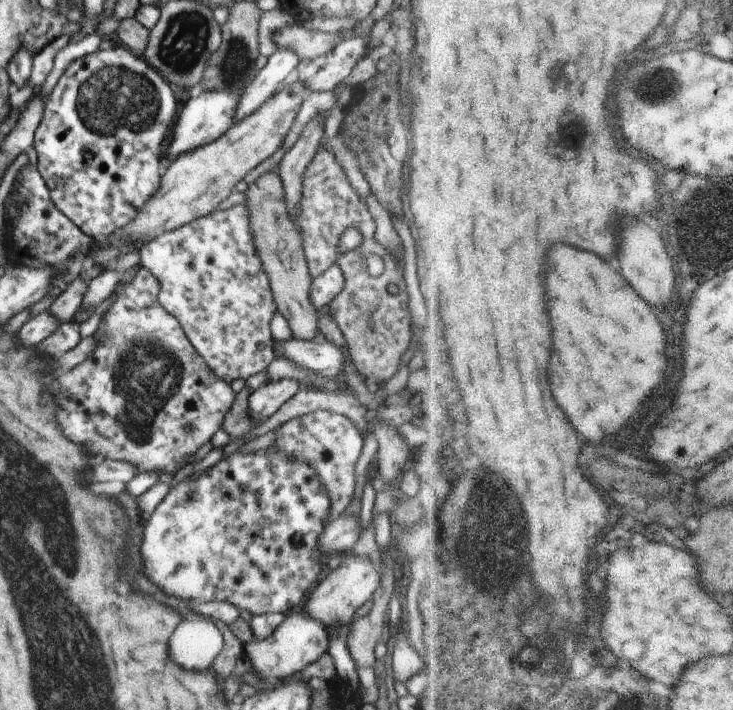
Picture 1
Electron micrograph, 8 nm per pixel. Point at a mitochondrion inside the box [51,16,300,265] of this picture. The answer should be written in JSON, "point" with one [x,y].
{"point":[113,97]}

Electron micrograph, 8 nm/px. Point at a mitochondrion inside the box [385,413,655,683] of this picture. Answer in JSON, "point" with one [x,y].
{"point":[490,558]}

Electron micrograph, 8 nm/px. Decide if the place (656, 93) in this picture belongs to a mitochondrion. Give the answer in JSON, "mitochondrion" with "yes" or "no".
{"mitochondrion":"yes"}

